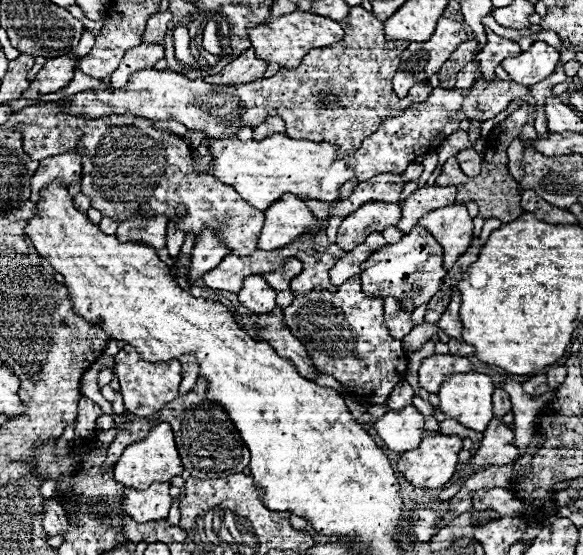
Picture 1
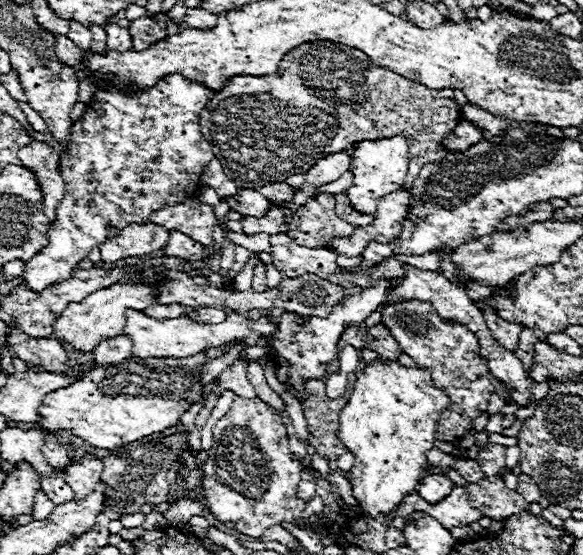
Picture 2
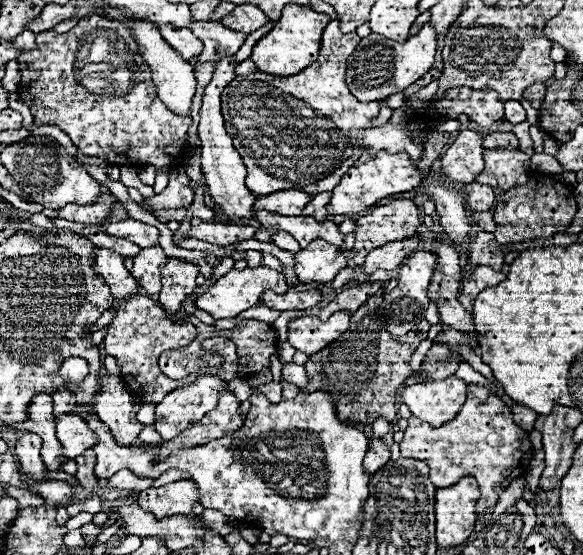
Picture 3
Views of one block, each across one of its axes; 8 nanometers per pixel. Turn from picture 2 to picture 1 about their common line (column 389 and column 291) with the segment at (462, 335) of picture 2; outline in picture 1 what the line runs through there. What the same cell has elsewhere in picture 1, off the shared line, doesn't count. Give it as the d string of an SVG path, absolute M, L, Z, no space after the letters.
M358 276L350 278L336 292L312 290L306 296L294 298L284 312L284 320L306 346L318 370L334 376L352 394L368 396L372 402L382 404L406 374L402 342L394 340L384 326L384 298L366 296Z

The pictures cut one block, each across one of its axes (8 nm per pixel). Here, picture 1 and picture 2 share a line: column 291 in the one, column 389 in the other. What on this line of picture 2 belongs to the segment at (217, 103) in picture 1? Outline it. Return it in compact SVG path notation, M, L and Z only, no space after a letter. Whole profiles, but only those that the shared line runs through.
M306 42L280 62L280 70L270 76L232 76L222 90L208 100L200 130L208 144L212 144L214 158L220 160L224 172L236 186L260 190L262 186L286 182L292 174L306 174L316 160L328 154L346 150L352 142L364 138L390 138L392 134L404 134L410 146L410 166L406 186L410 188L420 168L428 162L440 162L446 150L440 146L444 136L452 132L460 122L460 108L456 106L454 92L450 88L430 90L420 82L402 78L400 74L376 66L362 50L336 44L336 42Z

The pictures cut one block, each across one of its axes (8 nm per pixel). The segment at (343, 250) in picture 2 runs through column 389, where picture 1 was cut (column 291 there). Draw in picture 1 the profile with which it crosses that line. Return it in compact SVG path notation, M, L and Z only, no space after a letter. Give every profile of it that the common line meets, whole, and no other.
M284 194L278 202L274 202L264 212L264 228L258 238L260 250L276 250L294 242L300 234L308 234L310 230L320 230L324 222L316 218L302 198L294 194Z

